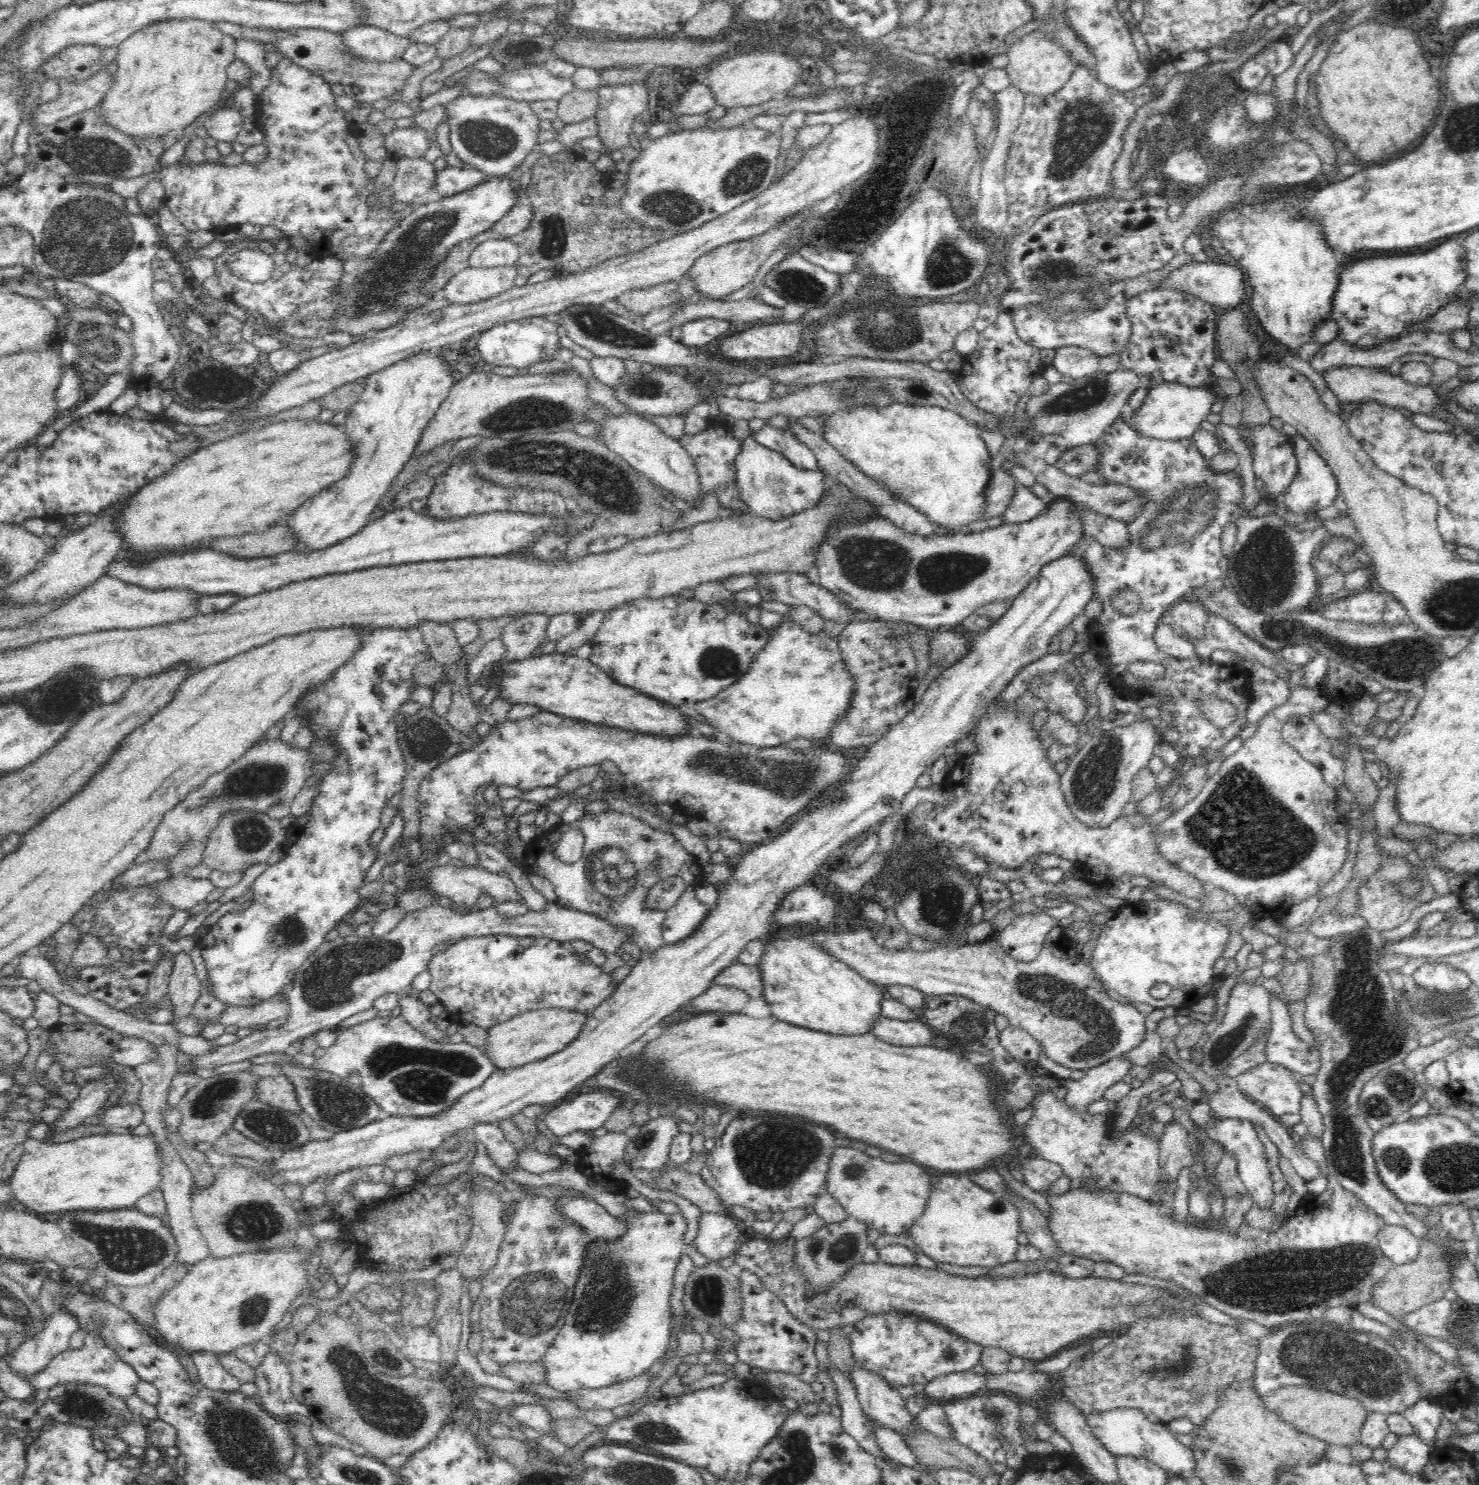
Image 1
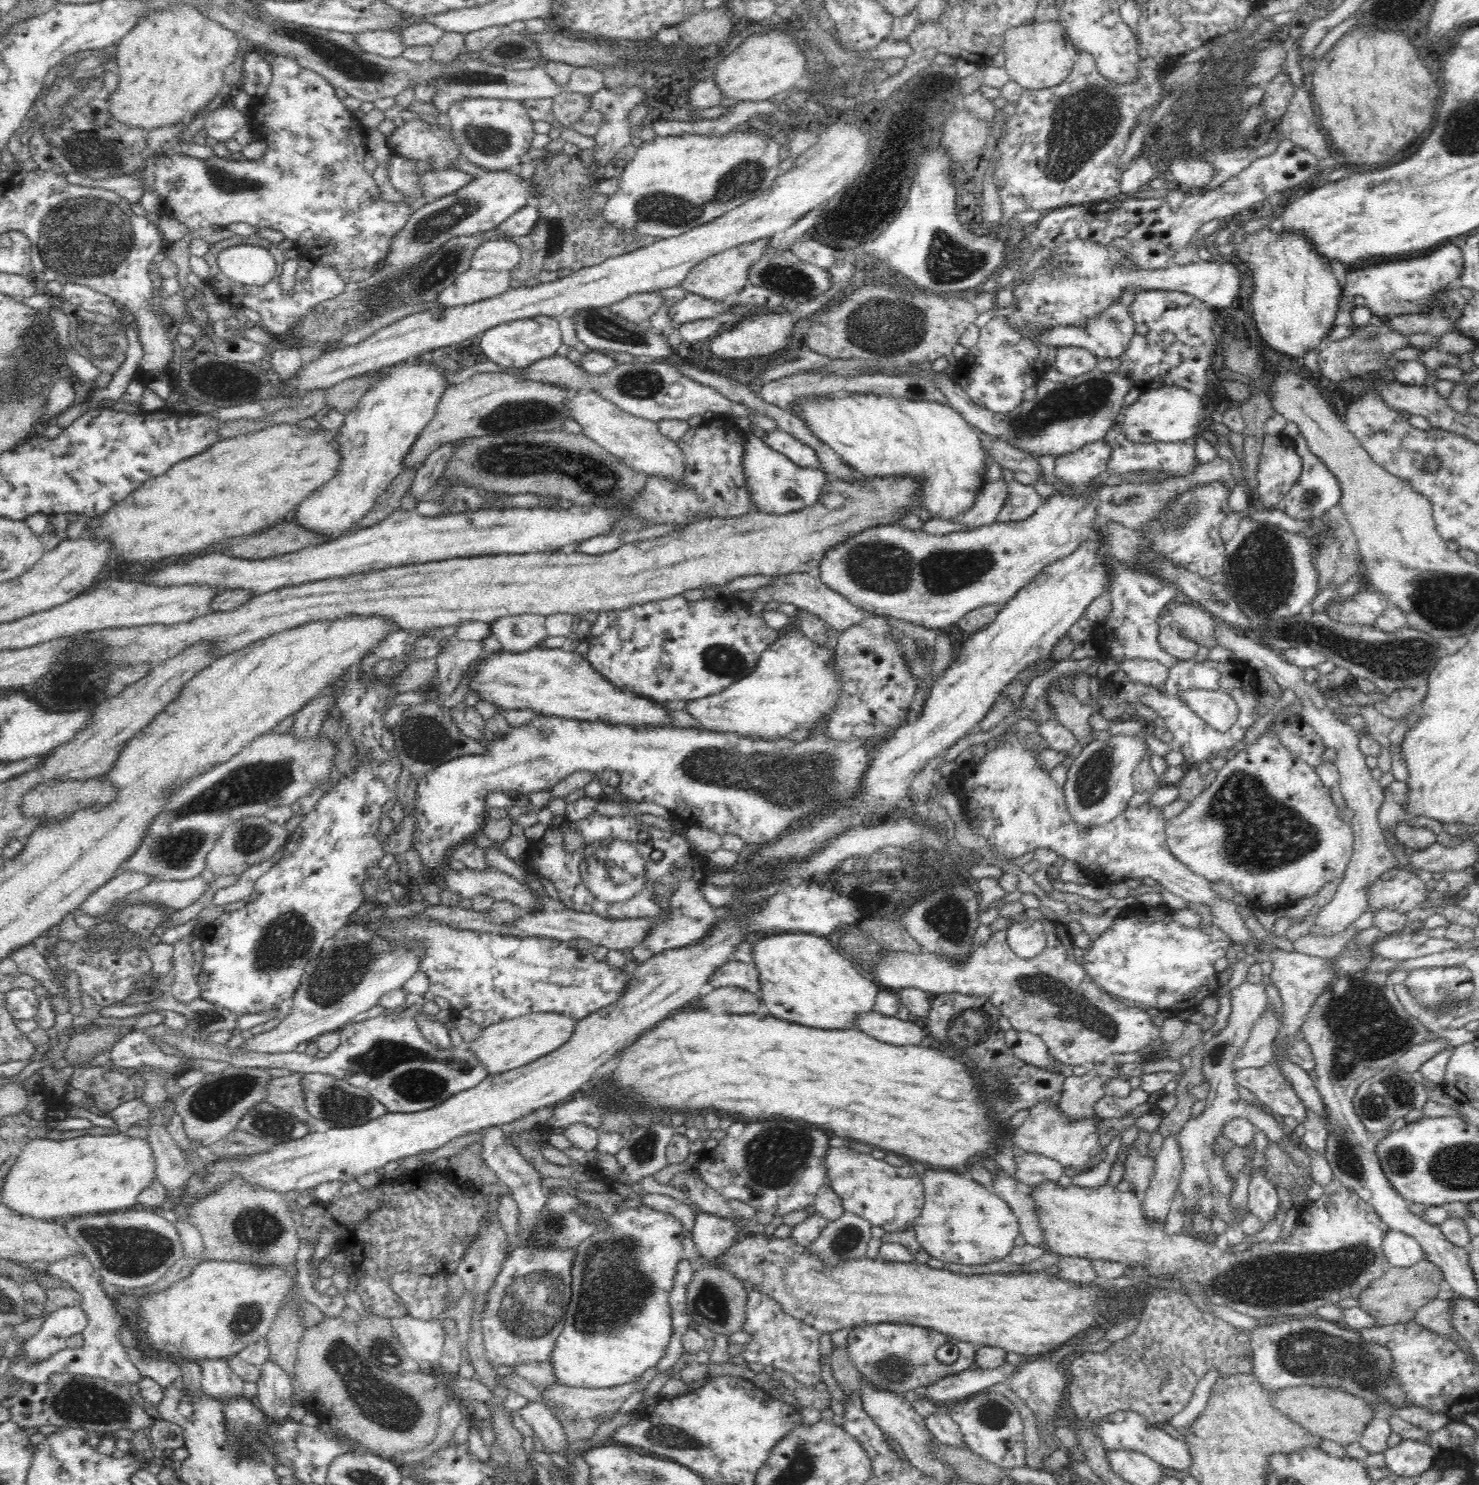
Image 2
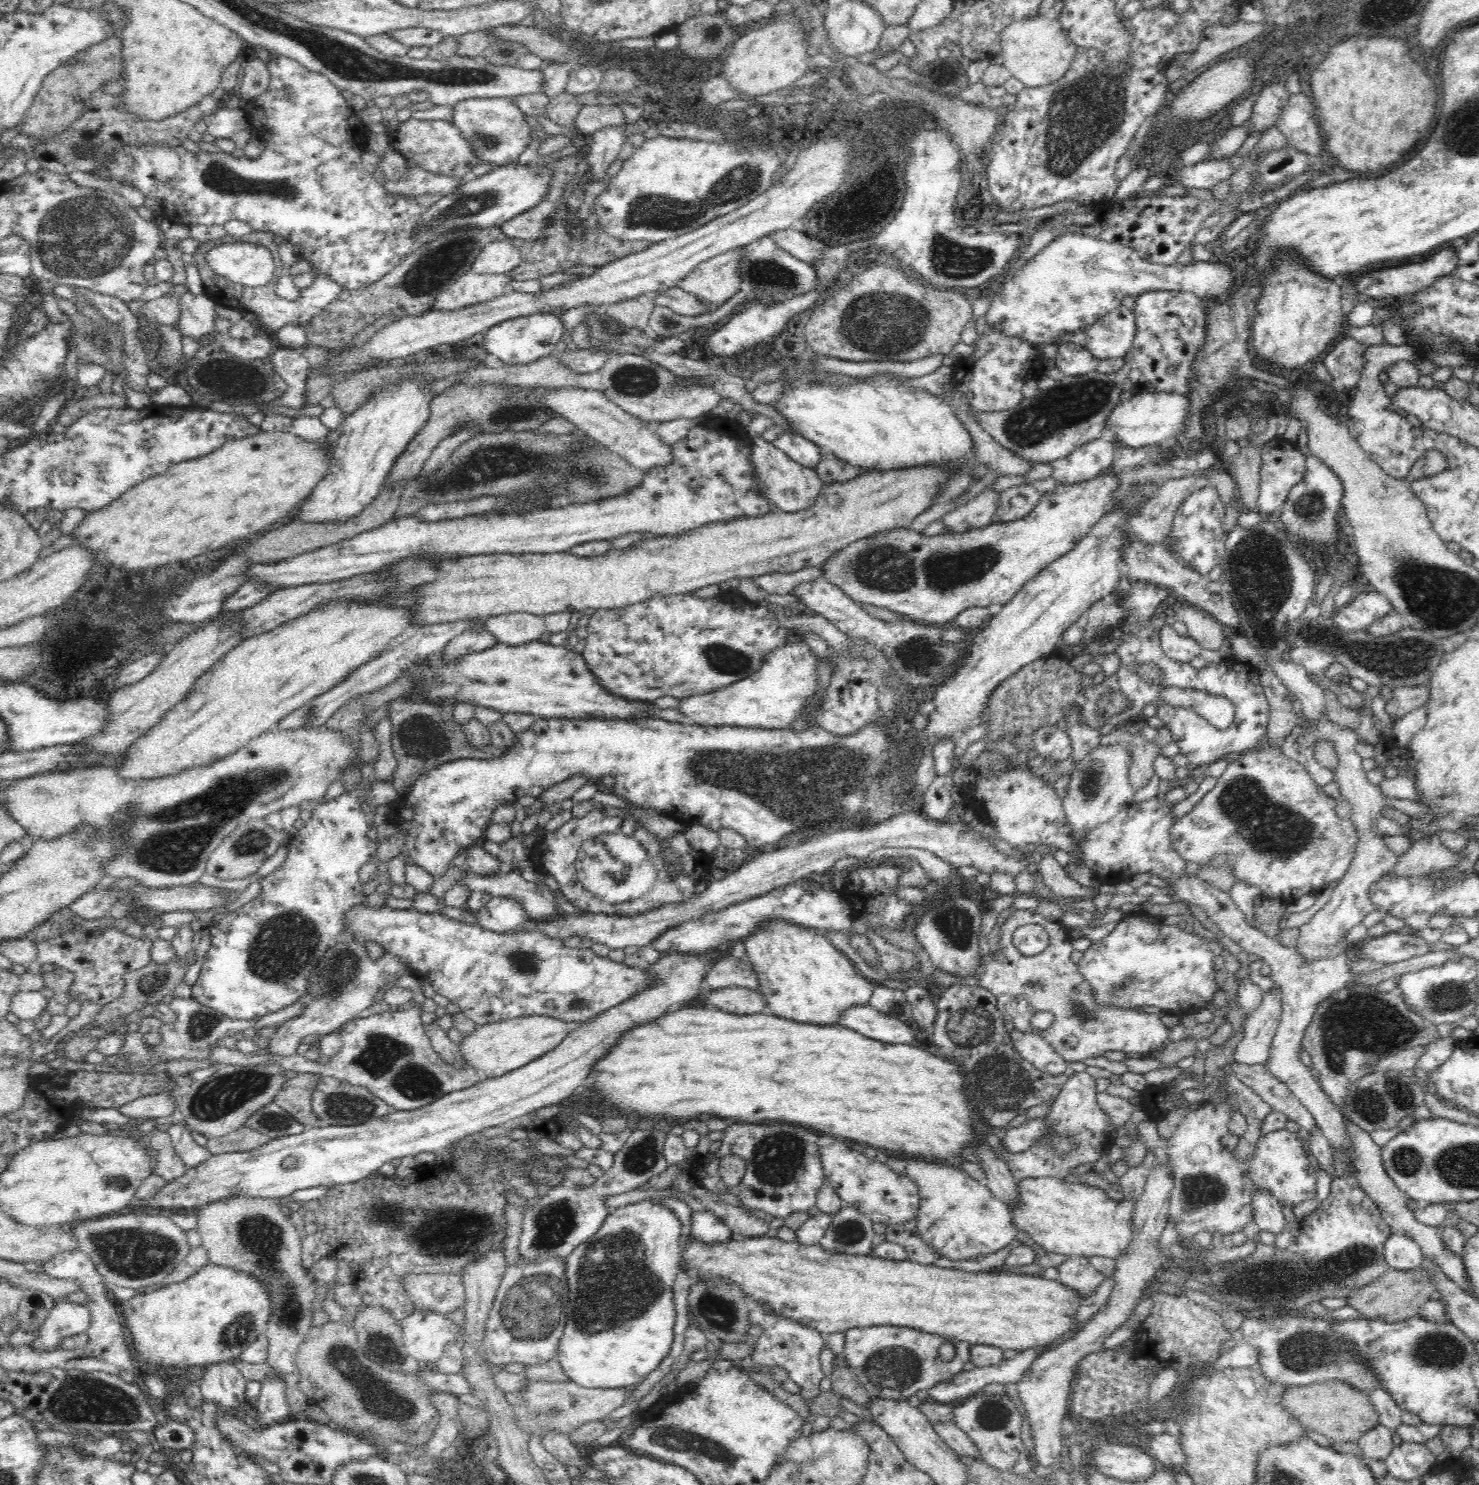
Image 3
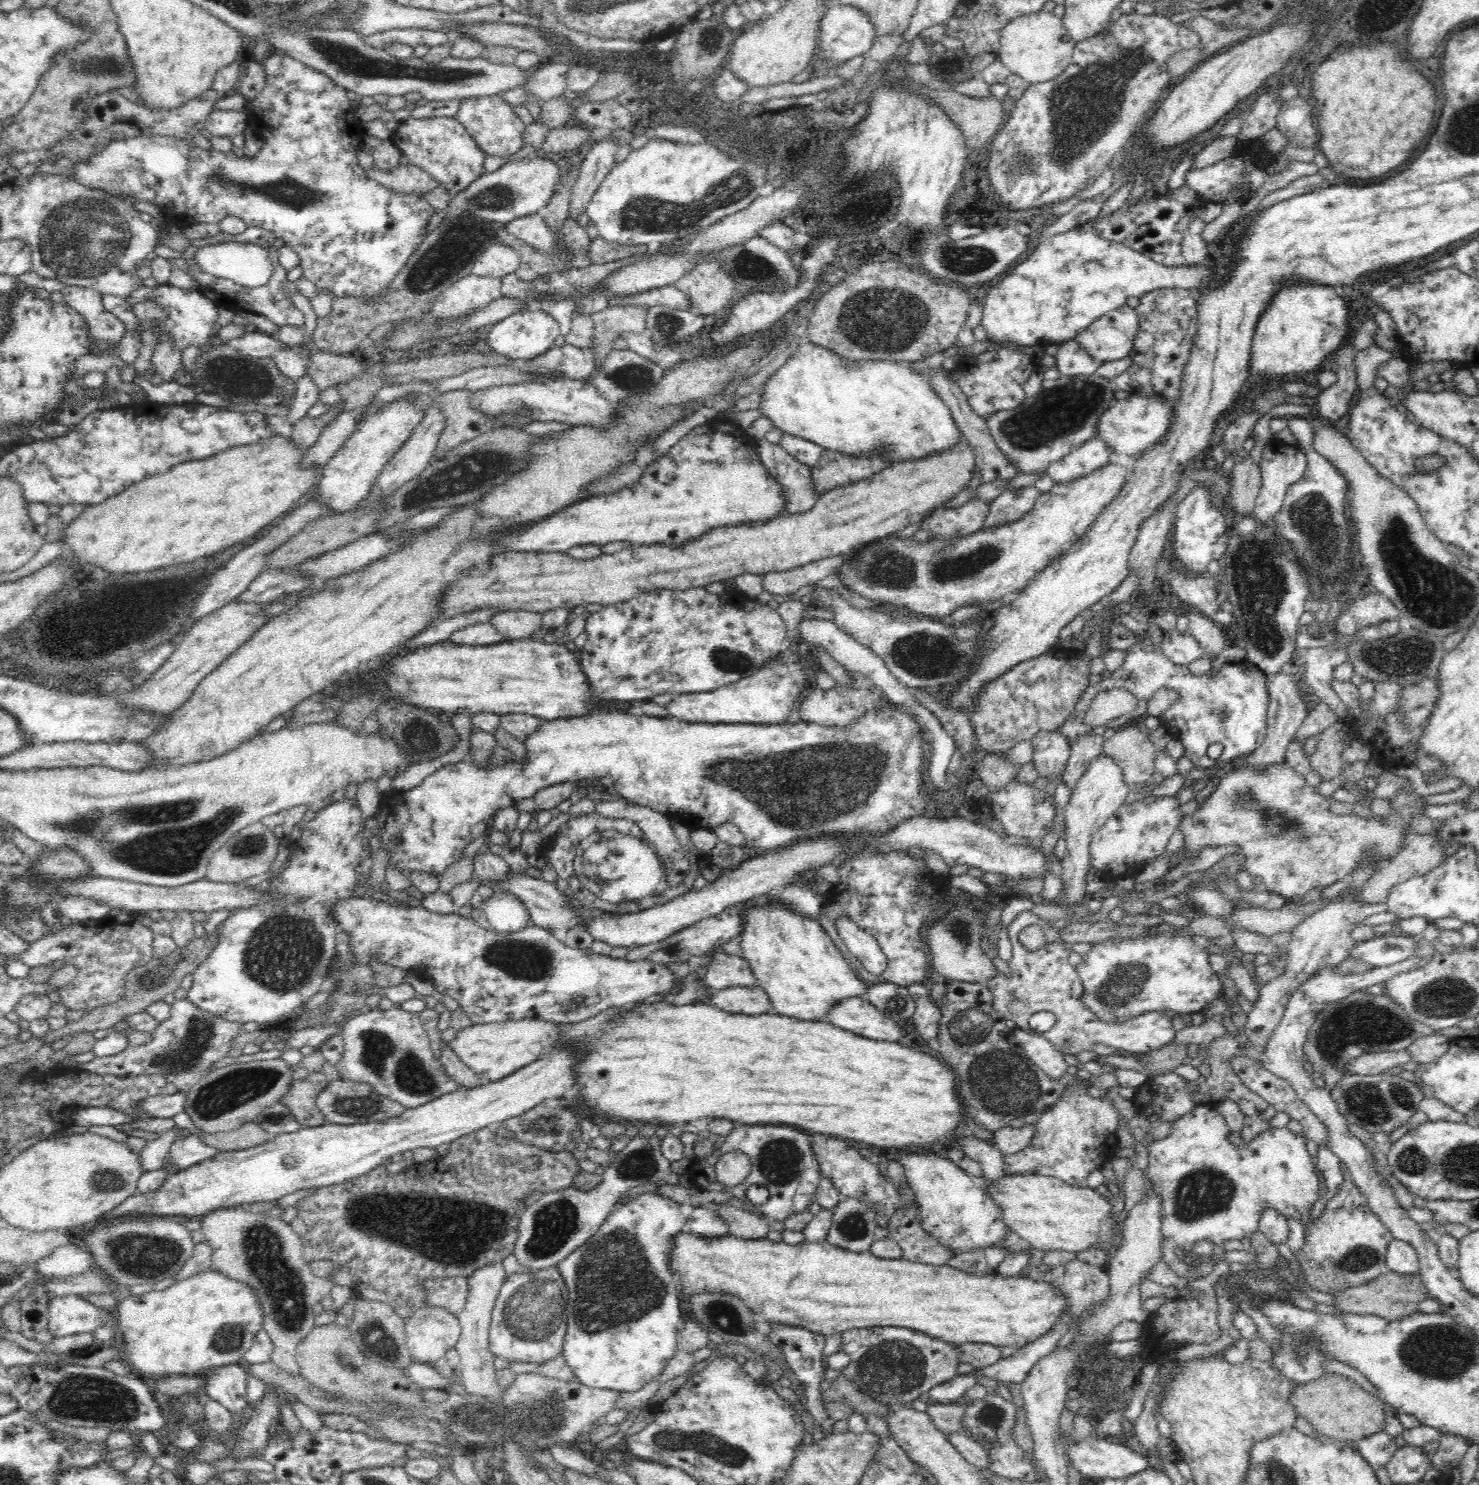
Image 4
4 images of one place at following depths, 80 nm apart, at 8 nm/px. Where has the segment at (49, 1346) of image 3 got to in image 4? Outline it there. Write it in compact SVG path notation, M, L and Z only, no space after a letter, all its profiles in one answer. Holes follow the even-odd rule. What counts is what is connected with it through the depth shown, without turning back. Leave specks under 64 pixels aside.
M50 1295L47 1331L54 1339L84 1332L91 1333L111 1313L104 1307L96 1307L89 1301L79 1297L79 1295Z

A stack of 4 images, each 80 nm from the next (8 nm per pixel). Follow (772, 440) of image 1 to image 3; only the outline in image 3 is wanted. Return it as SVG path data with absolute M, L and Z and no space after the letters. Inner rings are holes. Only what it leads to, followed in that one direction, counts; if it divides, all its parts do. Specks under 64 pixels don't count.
M798 432L780 434L771 443L804 466L816 468L821 460L820 447Z

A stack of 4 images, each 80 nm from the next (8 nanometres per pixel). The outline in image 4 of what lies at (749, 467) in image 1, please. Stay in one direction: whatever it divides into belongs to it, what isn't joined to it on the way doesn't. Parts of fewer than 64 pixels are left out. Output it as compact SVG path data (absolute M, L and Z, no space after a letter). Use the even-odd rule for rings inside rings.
M765 438L755 441L761 463L781 484L786 512L796 514L810 510L819 497L814 491L811 467L796 460L779 443L770 443Z

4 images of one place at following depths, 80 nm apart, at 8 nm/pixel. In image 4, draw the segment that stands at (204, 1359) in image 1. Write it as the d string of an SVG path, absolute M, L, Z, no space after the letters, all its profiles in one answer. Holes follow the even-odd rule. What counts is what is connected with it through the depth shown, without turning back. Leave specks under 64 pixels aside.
M238 1364L212 1367L205 1374L203 1393L222 1403L232 1413L238 1413L247 1421L251 1407L246 1396L247 1372Z

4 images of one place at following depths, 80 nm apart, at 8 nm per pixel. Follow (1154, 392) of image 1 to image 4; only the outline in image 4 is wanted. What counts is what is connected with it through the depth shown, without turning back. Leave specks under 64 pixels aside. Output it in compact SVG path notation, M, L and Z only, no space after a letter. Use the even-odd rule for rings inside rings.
M1131 394L1122 400L1115 399L1108 410L1100 416L1096 424L1096 435L1100 435L1112 453L1126 454L1130 457L1138 457L1150 452L1170 430L1174 418L1174 403L1168 403L1160 397L1146 396L1142 394Z

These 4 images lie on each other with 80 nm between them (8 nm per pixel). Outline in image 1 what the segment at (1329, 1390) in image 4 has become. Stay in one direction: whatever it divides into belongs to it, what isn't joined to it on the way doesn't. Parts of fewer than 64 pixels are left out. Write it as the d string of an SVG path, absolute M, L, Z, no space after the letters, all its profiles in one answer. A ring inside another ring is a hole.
M1306 1386L1280 1387L1263 1396L1264 1406L1282 1417L1282 1420L1294 1424L1300 1432L1314 1438L1326 1440L1330 1444L1348 1446L1361 1440L1362 1424L1368 1411L1353 1398L1348 1398L1326 1390L1306 1388Z

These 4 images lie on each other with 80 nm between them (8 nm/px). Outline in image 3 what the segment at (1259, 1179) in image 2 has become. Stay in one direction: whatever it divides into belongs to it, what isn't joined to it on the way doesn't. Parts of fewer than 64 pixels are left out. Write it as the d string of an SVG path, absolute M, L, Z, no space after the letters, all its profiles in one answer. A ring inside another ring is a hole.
M1257 1188L1252 1195L1253 1220L1260 1228L1277 1235L1286 1227L1282 1205L1268 1189Z

